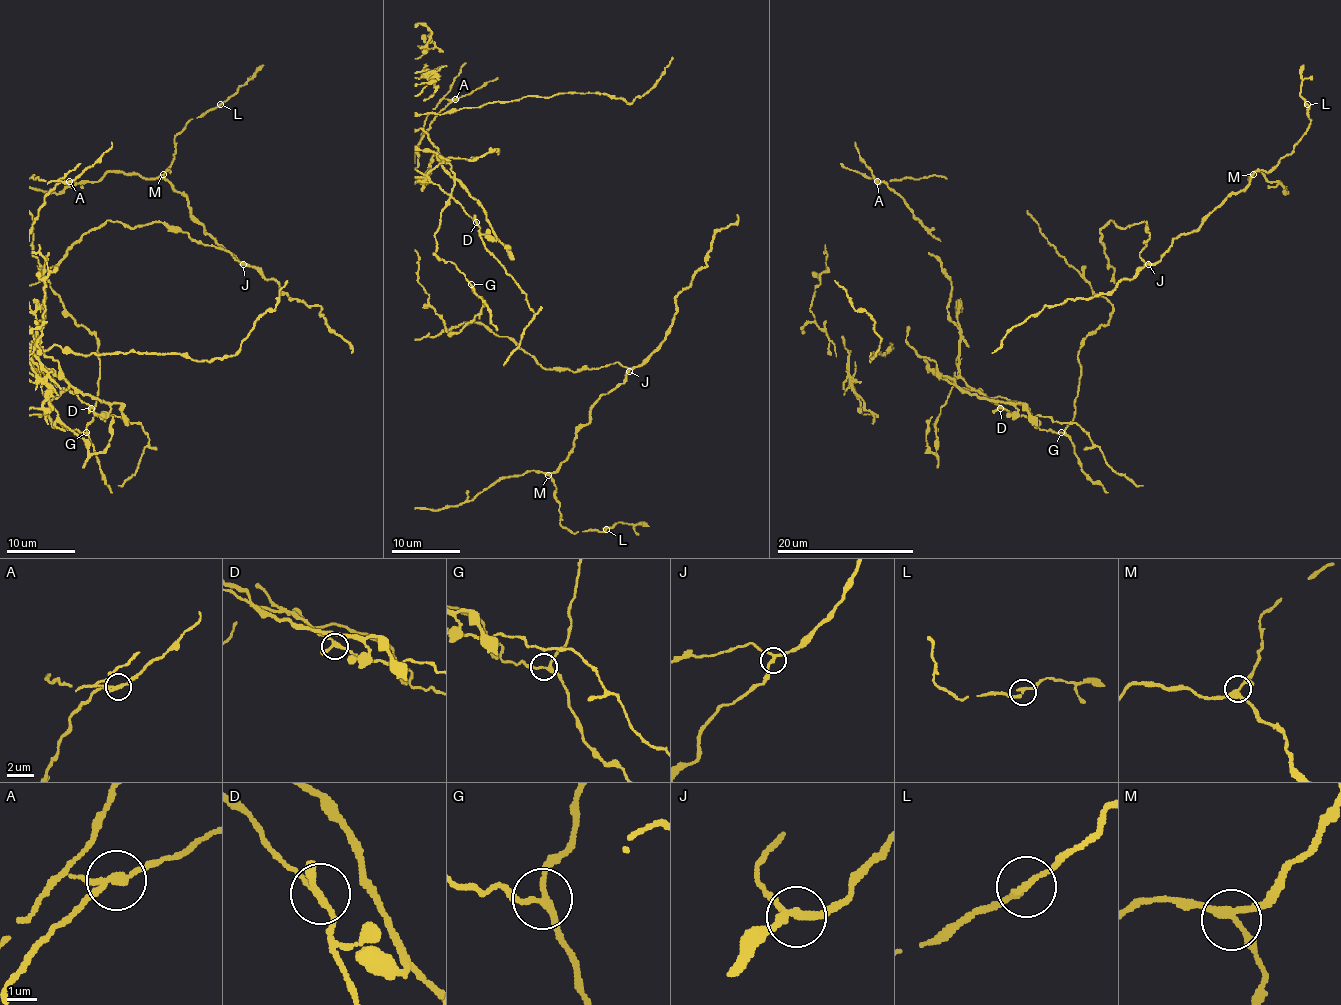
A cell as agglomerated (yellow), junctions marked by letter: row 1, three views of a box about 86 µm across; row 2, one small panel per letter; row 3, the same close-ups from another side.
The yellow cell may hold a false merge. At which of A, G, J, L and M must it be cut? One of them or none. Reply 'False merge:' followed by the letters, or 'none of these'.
False merge: A

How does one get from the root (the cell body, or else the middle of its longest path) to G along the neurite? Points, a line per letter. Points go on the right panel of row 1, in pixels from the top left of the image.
G: (1107, 323), (1092, 331), (1078, 352), (1080, 379), (1075, 415), (1061, 432)

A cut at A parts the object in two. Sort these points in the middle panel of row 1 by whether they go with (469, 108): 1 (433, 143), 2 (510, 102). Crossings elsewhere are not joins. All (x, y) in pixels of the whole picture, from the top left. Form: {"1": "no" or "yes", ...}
{"1": "yes", "2": "yes"}

